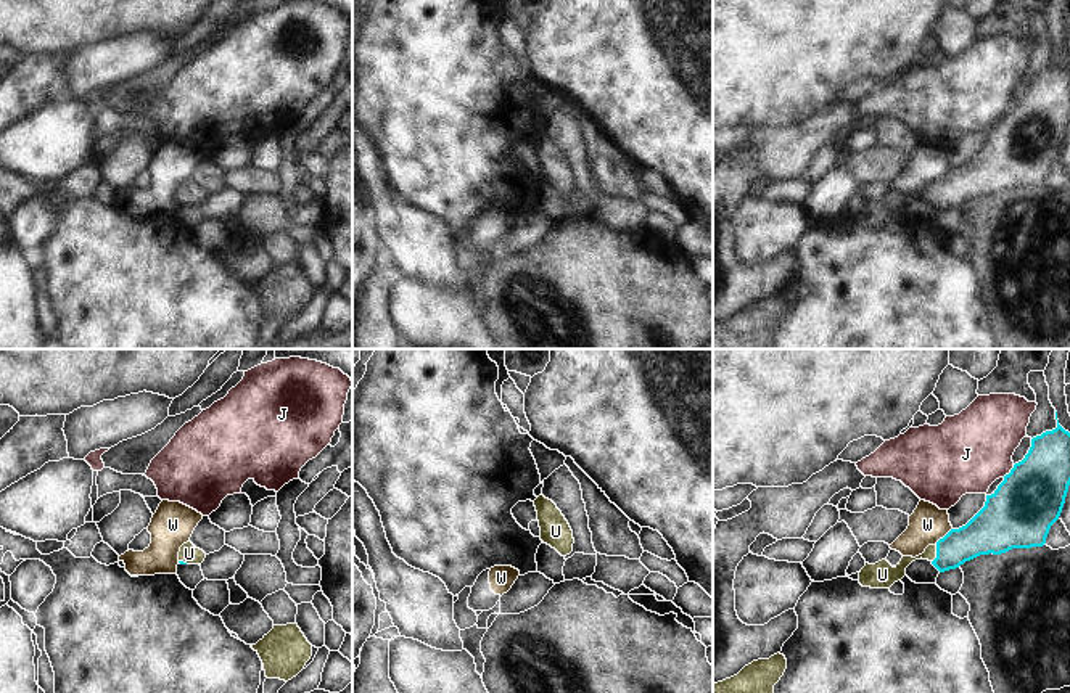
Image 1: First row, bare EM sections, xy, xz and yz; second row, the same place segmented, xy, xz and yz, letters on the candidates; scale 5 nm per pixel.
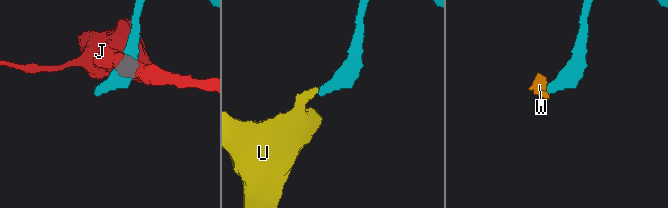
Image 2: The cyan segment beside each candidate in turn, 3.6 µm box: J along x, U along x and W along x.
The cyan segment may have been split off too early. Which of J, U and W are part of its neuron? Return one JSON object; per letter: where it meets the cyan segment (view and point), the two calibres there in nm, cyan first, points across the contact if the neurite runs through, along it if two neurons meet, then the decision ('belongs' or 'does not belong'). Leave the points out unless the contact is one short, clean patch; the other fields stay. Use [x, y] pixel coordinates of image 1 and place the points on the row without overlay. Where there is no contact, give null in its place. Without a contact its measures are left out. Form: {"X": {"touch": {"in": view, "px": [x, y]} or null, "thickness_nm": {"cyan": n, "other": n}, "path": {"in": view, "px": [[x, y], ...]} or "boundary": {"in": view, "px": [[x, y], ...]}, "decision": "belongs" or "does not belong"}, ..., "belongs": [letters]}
{"J": {"touch": {"in": "yz", "px": [1011, 111]}, "thickness_nm": {"cyan": 340, "other": 400}, "boundary": {"in": "yz", "px": [[1014, 105], [1003, 116]]}, "decision": "does not belong"}, "U": {"touch": {"in": "yz", "px": [937, 193]}, "thickness_nm": {"cyan": 190, "other": 80}, "path": {"in": "yz", "px": [[982, 174], [948, 193], [937, 193], [911, 198], [892, 214]]}, "decision": "belongs"}, "W": {"touch": {"in": "yz", "px": [945, 176]}, "thickness_nm": {"cyan": 240, "other": 190}, "boundary": {"in": "yz", "px": [[951, 168], [935, 184]]}, "decision": "does not belong"}, "belongs": ["U"]}

